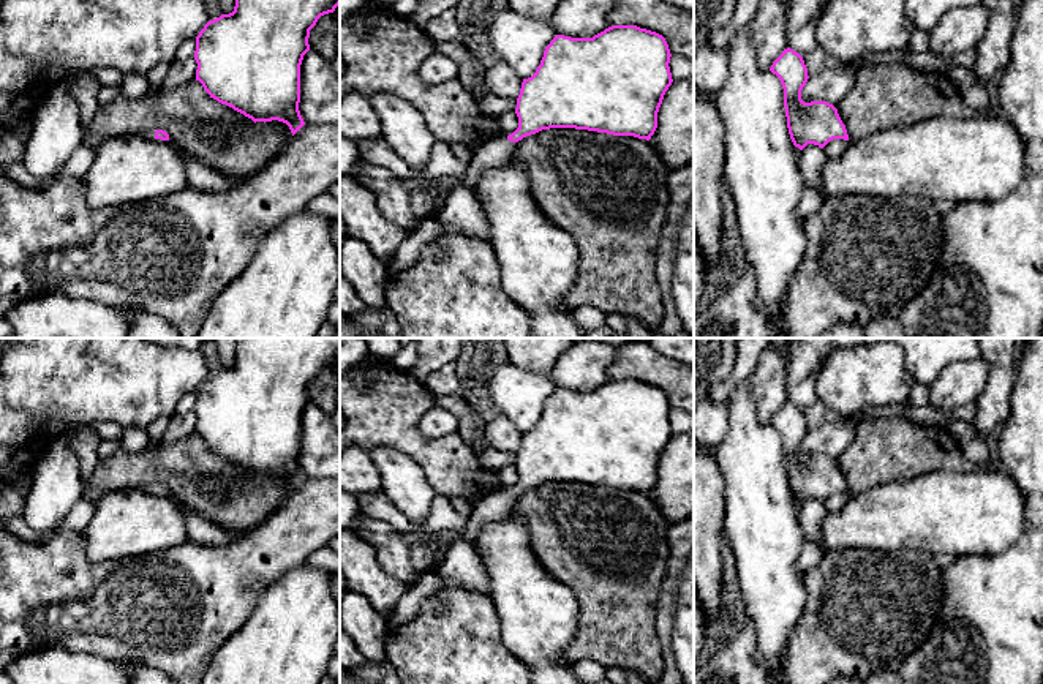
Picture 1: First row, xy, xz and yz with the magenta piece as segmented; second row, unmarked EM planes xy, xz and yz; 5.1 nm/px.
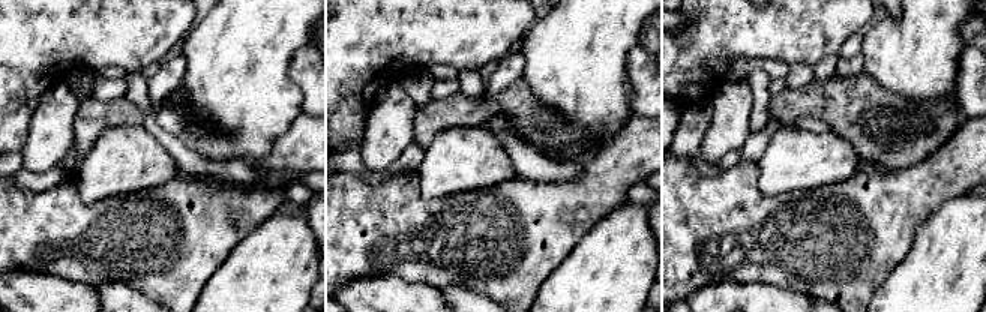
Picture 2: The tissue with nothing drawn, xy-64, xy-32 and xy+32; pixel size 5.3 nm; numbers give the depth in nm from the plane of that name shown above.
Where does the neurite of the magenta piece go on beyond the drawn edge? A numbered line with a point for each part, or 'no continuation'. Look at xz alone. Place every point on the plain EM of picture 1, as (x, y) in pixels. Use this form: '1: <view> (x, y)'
1: xz (495, 507)

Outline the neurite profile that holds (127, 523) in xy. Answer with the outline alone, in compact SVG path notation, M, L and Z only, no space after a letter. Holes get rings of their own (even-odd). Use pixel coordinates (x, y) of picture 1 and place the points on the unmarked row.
M141 488L103 494L84 536L93 564L145 556L188 540L180 504Z

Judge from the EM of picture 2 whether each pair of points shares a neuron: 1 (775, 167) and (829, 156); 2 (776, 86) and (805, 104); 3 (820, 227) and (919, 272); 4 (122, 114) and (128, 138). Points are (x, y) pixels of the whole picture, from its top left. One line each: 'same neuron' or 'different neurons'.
1: same neuron
2: different neurons
3: different neurons
4: different neurons

